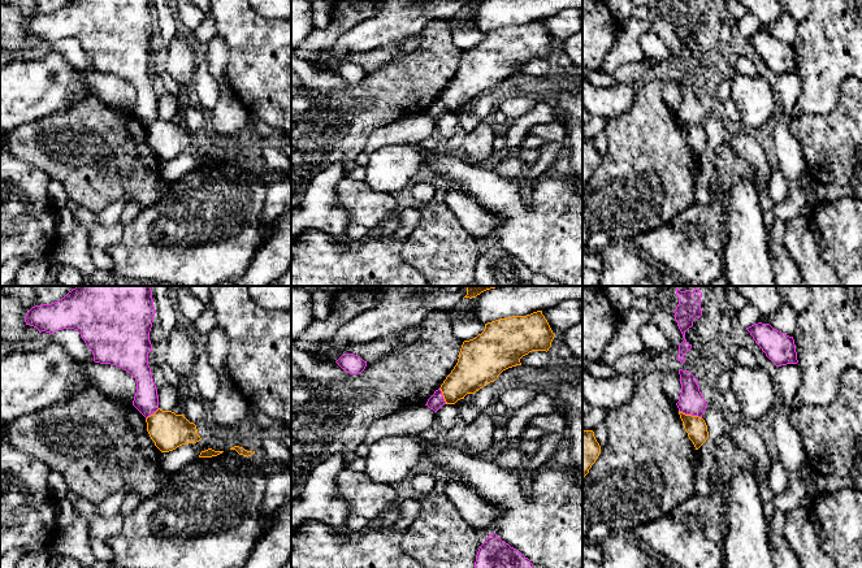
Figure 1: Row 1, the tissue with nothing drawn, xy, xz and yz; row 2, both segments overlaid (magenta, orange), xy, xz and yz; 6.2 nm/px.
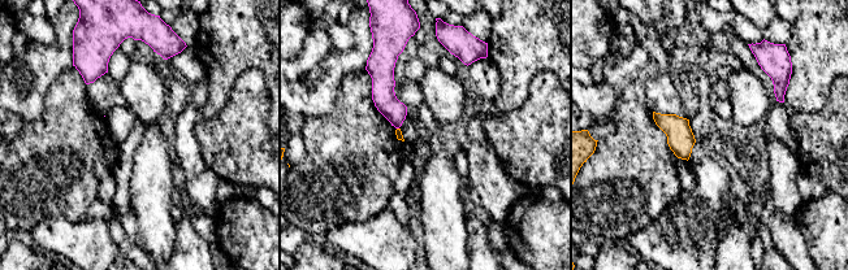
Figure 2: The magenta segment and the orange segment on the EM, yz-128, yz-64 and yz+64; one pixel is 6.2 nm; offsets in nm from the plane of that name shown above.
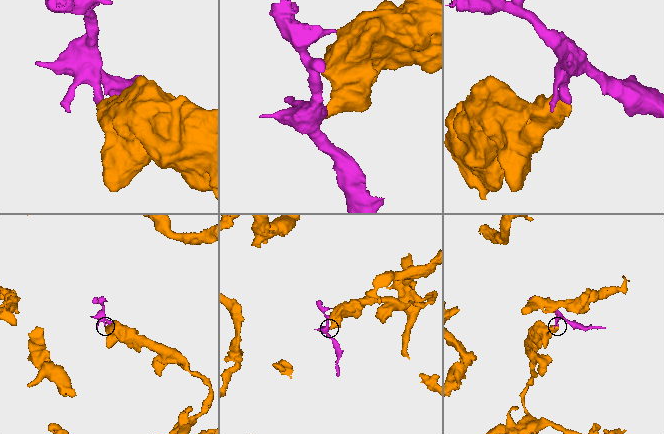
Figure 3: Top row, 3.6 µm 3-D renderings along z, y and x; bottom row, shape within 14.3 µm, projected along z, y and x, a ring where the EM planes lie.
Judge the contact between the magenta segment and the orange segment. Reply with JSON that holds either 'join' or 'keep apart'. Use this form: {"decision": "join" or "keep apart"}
{"decision": "keep apart"}

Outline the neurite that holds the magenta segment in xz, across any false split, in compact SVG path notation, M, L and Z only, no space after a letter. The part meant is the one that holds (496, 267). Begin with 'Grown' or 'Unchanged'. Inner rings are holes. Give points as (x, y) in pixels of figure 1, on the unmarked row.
Unchanged. M495 242L480 255L475 270L477 286L533 286L533 276L528 266Z

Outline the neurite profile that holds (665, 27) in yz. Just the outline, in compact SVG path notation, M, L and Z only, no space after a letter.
M653 13L650 30L653 30L663 40L671 52L679 55L684 49L675 29L673 19Z

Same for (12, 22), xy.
M0 0L0 51L14 51L26 44L36 45L39 39L25 31L29 21L16 6Z

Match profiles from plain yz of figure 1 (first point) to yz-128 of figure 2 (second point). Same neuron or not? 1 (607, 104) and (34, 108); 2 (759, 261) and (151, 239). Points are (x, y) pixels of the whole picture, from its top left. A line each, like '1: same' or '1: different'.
1: same
2: same

